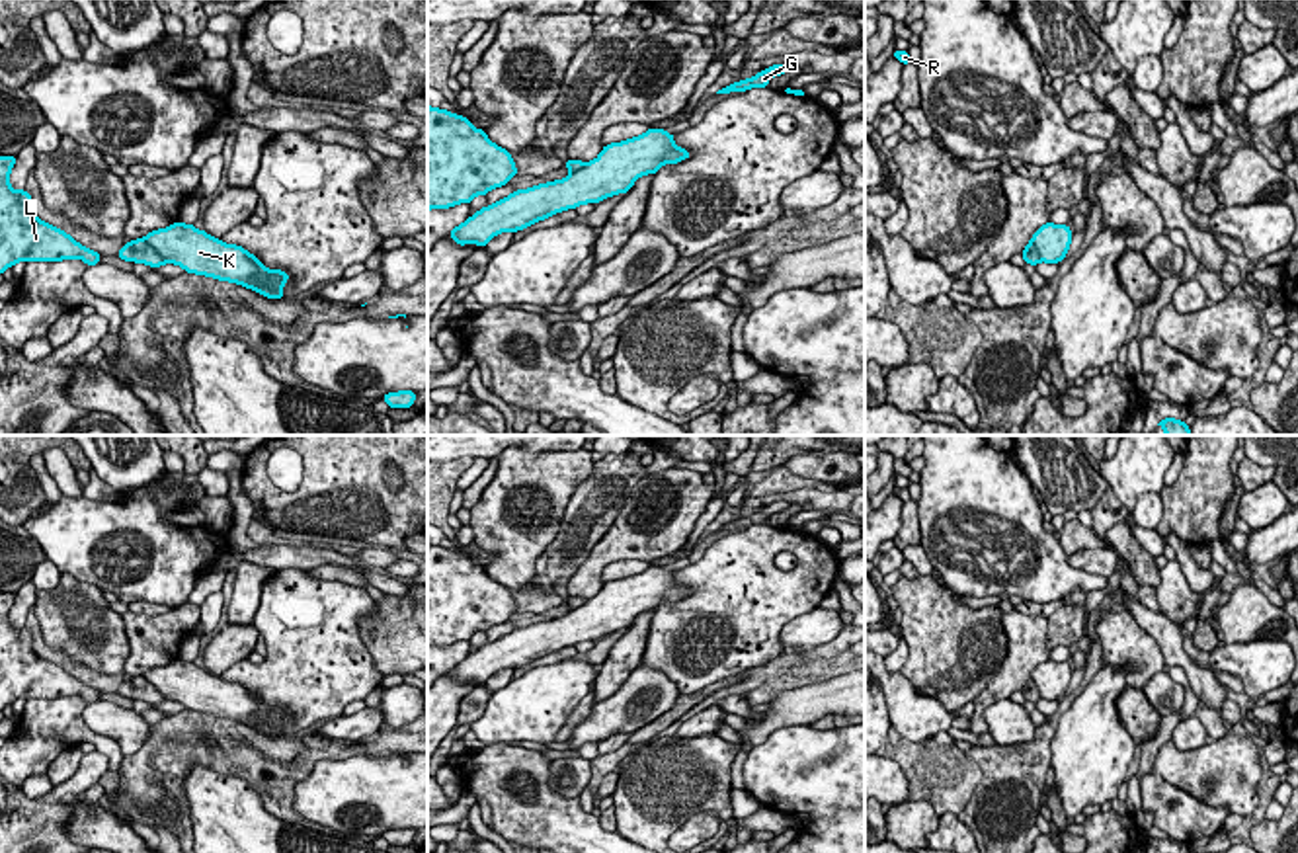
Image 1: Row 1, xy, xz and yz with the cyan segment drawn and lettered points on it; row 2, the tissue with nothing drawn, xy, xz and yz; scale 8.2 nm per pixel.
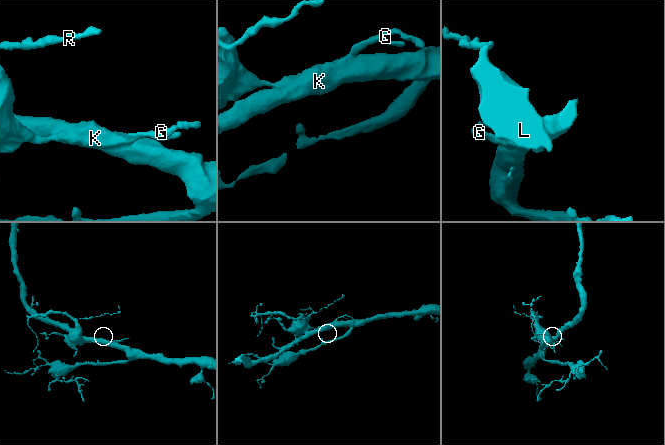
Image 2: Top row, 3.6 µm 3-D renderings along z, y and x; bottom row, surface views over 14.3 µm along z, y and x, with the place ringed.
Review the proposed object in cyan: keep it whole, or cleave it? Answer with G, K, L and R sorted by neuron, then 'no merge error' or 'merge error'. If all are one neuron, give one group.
G L R / K | merge error

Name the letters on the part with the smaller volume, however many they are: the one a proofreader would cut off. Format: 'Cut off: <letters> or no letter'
Cut off: G, L, R

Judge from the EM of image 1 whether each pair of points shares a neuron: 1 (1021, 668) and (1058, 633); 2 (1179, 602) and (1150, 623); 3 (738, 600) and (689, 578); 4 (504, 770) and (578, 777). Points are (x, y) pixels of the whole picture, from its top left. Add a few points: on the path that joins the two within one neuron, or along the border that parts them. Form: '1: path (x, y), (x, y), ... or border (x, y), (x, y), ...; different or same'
1: border (1047, 619), (1047, 645), (1051, 649); different
2: border (1160, 613), (1176, 625); different
3: path (727, 588), (721, 582), (701, 578); same
4: border (551, 760), (549, 785), (567, 797), (578, 799); different

